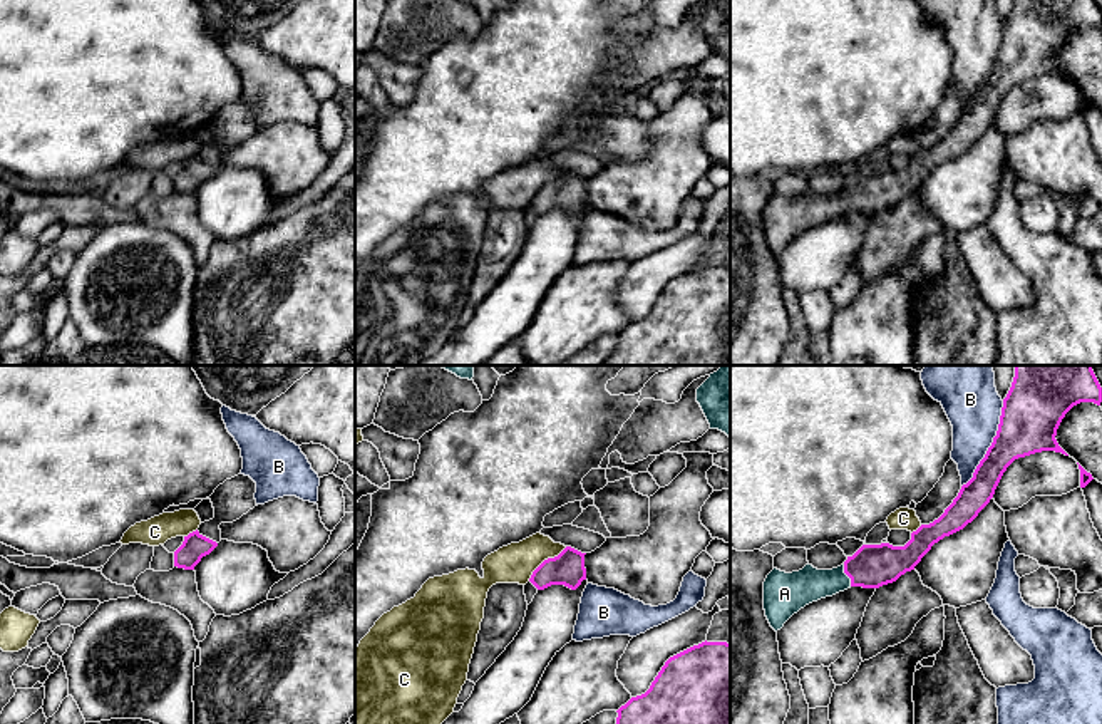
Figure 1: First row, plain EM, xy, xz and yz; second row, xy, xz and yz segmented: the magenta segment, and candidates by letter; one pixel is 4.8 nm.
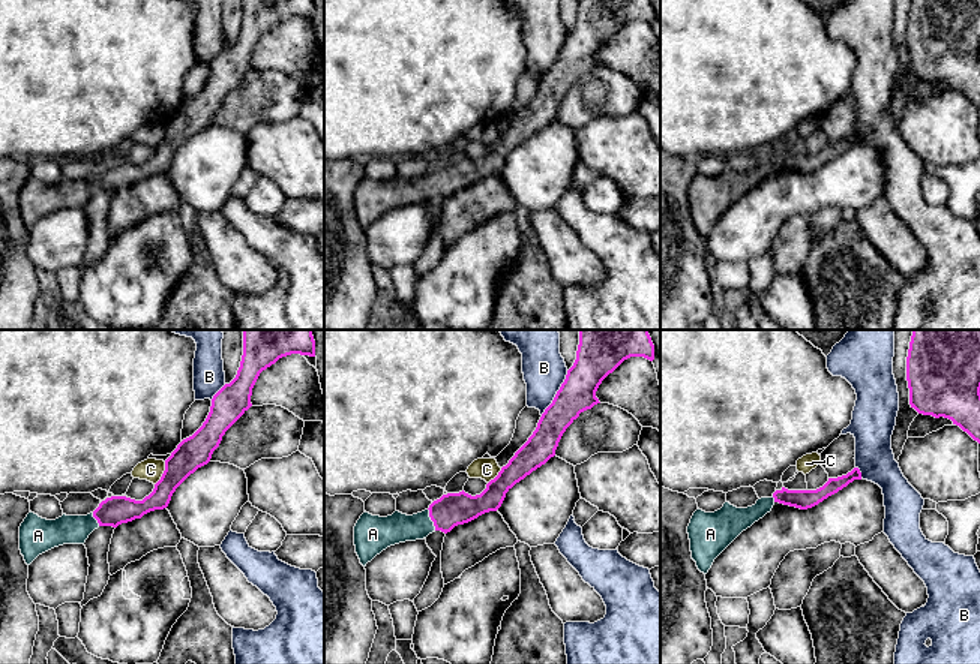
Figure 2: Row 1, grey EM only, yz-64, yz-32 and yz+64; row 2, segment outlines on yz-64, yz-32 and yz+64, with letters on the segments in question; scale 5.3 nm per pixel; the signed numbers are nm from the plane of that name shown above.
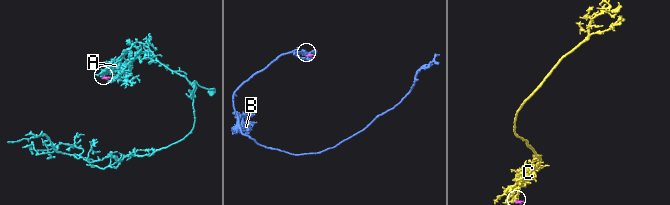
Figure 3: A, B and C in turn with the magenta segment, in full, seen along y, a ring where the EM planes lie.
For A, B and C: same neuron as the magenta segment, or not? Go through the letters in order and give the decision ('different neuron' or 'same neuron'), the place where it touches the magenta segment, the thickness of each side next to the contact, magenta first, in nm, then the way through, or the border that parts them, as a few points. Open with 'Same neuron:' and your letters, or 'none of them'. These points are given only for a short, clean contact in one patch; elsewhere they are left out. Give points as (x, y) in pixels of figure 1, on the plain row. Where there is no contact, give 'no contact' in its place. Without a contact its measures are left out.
Same neuron: A
A: same neuron; contact yz (848, 200); calibres 200 and 170 nm; way yz (873, 190), (848, 200), (798, 213)
B: different neuron; contact yz (992, 69); calibres 300 and 260 nm
C: different neuron; contact xz (545, 185); calibres 160 and 190 nm; border xz (566, 171), (556, 180), (548, 181), (528, 205)

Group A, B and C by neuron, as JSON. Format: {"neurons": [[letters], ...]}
{"neurons": [["A"], ["B"], ["C"]]}

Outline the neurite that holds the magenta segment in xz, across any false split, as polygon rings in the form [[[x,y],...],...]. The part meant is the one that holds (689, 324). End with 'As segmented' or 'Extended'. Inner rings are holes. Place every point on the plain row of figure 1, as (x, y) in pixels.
[[[705,265],[670,282],[650,313],[616,337],[616,349],[603,365],[730,365],[730,268]]]. As segmented

